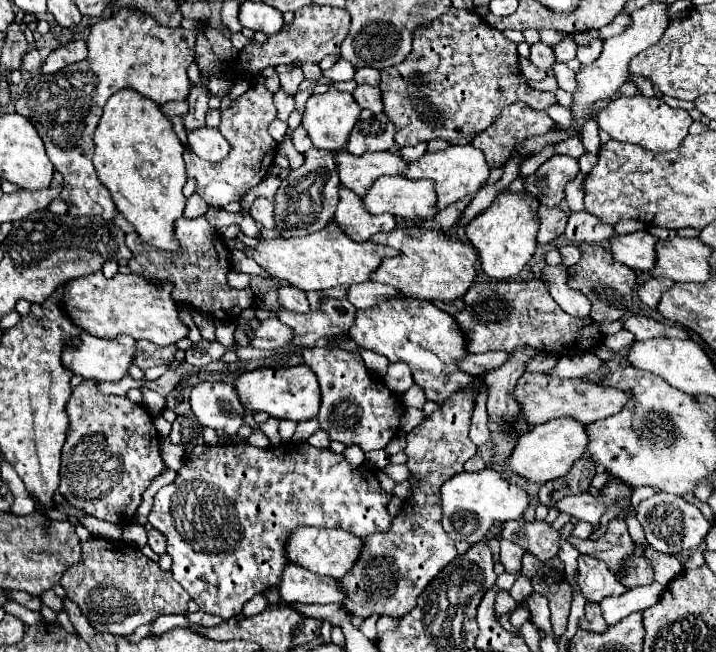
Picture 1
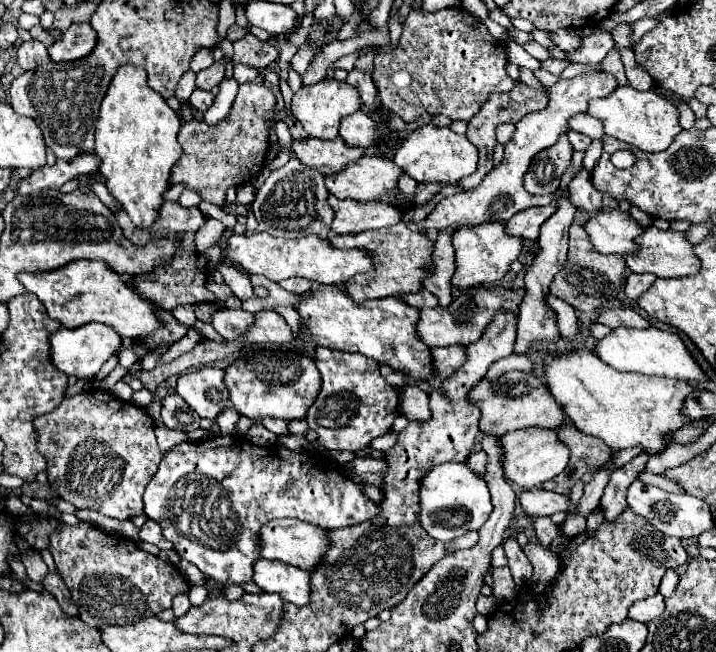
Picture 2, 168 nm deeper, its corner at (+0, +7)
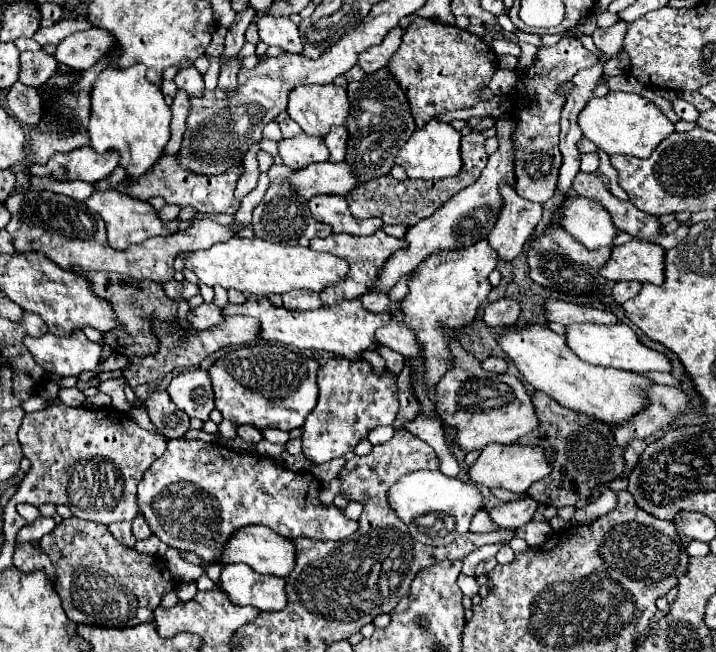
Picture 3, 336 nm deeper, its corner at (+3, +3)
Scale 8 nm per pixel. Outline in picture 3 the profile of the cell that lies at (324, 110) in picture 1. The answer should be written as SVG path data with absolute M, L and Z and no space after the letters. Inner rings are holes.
M336 84L300 86L288 96L288 116L310 136L326 136L332 126L344 124L348 116L346 88Z

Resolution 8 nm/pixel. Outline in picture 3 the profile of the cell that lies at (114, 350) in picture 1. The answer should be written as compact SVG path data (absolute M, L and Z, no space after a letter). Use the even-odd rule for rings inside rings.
M82 330L70 336L52 336L50 332L40 338L24 336L24 346L38 366L58 376L78 376L84 370L94 370L102 356L102 346L90 342Z

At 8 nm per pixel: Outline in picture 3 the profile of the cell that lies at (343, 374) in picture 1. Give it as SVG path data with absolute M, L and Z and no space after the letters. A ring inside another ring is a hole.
M332 356L318 370L318 388L318 404L302 426L302 454L312 464L324 464L352 452L372 428L384 424L390 426L398 414L396 376L388 370L380 376L374 374L366 360L344 360L342 356Z

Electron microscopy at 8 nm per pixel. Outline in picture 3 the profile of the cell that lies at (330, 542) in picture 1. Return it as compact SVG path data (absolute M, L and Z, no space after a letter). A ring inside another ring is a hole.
M244 526L230 536L230 540L224 546L224 552L220 556L220 564L242 562L258 574L272 574L272 576L286 578L288 572L292 572L292 568L296 564L294 558L296 558L296 550L292 550L292 542L288 538L276 536L270 528L264 528L264 526Z

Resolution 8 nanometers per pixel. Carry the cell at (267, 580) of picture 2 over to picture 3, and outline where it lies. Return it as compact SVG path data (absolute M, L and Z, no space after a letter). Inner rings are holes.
M226 564L222 568L220 590L232 604L252 606L260 612L280 610L286 604L284 578L252 572L244 564Z

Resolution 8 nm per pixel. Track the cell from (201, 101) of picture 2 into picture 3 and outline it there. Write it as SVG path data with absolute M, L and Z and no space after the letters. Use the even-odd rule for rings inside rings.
M188 66L188 68L182 68L178 70L176 78L174 78L176 86L186 90L188 96L202 96L202 90L204 90L204 80L202 80L202 74L194 68L194 66Z

